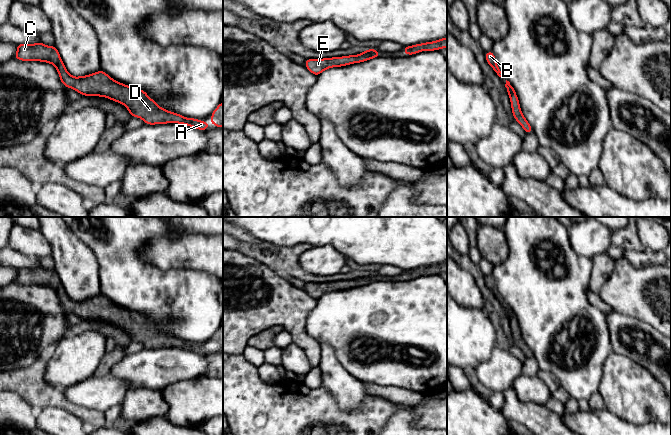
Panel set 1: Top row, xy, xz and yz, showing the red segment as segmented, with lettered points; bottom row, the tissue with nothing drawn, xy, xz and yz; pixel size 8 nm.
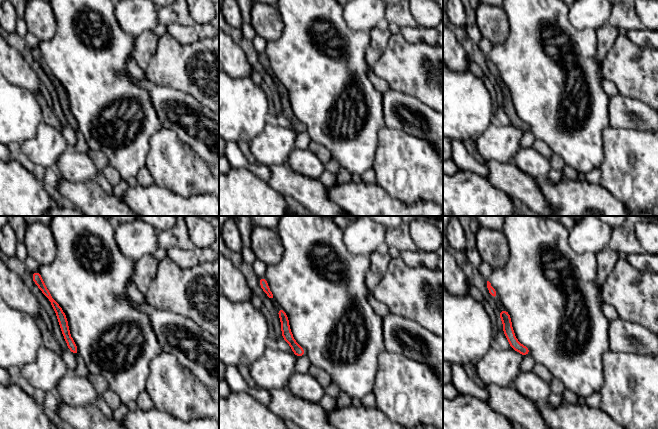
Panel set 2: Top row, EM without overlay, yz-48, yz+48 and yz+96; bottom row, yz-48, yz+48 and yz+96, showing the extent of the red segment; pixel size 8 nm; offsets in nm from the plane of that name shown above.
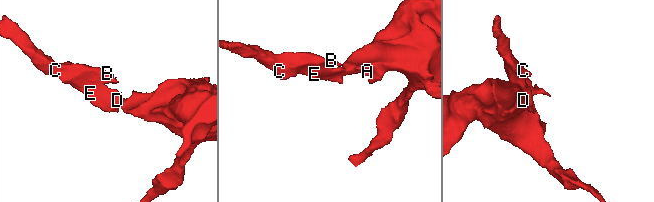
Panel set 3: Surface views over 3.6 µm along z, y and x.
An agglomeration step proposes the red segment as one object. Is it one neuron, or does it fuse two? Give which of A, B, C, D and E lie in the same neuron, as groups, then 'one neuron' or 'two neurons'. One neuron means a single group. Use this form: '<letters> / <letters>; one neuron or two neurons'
A B C D E; one neuron

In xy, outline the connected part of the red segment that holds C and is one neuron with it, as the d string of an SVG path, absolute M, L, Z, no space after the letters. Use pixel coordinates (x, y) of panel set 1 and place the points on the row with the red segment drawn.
M42 42L35 44L16 44L14 58L20 61L40 61L54 65L60 76L61 83L72 88L80 95L106 97L125 105L132 117L141 118L145 124L178 123L198 130L207 130L209 124L194 118L186 118L161 108L142 89L130 87L112 79L104 71L86 76L73 77L67 70L56 46L47 46Z

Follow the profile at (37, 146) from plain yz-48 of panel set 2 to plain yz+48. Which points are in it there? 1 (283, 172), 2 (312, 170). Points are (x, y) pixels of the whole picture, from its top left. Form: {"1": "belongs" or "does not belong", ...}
{"1": "does not belong", "2": "belongs"}

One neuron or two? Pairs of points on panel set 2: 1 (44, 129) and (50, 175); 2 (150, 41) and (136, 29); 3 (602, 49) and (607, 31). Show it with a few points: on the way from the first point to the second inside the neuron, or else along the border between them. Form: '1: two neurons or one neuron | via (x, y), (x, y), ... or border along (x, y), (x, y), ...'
1: two neurons | border along (45, 167), (53, 167), (58, 174)
2: two neurons | border along (152, 30), (146, 30), (136, 38)
3: one neuron | via (604, 45), (606, 35)

